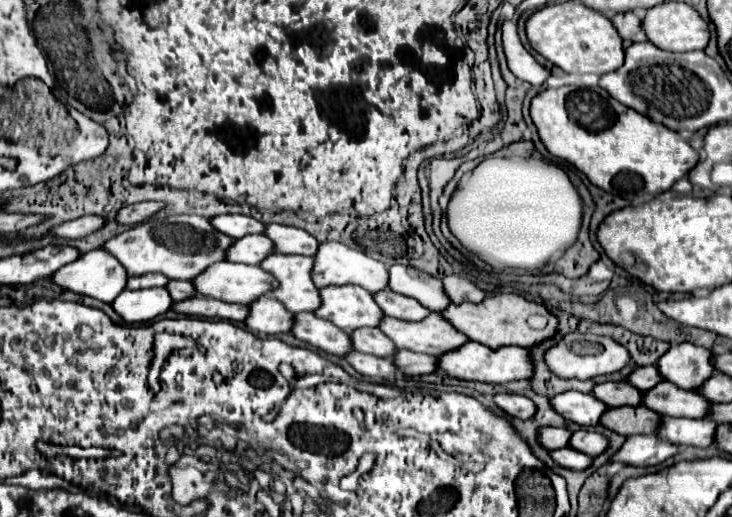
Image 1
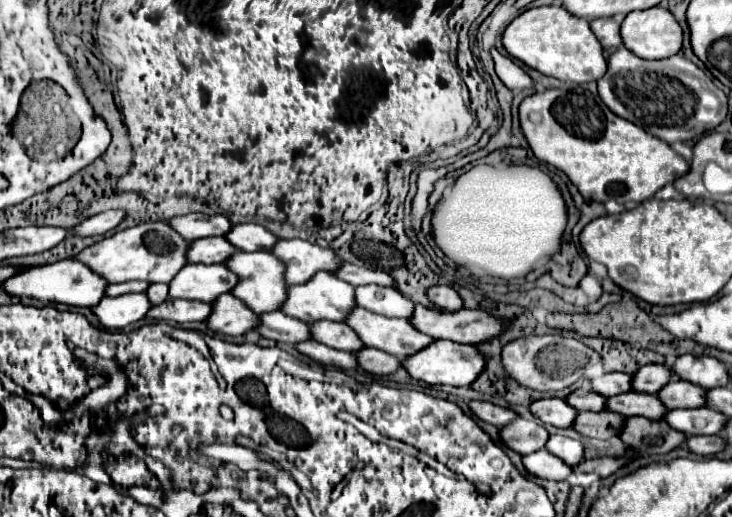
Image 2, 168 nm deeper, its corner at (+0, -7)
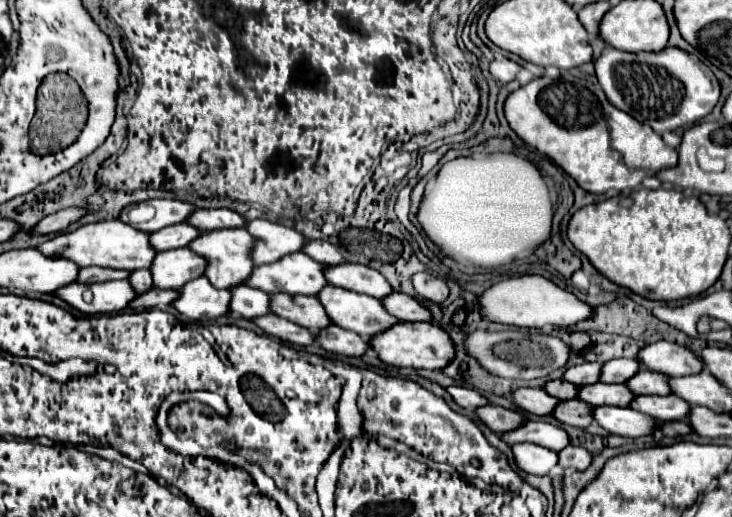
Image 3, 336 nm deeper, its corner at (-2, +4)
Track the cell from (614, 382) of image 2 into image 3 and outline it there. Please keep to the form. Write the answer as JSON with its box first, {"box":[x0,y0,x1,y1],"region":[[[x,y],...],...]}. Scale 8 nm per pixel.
{"box":[565,364,601,384],"region":[[[579,364],[579,366],[569,366],[565,370],[565,380],[569,380],[571,384],[595,384],[599,380],[599,370],[601,370],[601,364]]]}

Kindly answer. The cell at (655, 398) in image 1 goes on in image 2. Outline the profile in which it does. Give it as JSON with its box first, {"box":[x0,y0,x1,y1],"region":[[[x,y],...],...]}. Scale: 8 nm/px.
{"box":[607,391,669,421],"region":[[[629,391],[607,399],[607,411],[615,411],[625,417],[641,415],[657,421],[663,419],[663,415],[667,415],[669,409],[663,407],[663,401],[659,401],[657,395],[639,395],[639,391]]]}

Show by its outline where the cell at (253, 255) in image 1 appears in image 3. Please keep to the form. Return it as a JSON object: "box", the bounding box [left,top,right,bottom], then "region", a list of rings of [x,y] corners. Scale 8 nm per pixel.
{"box":[149,224,201,250],"region":[[[173,224],[173,228],[161,228],[157,232],[149,234],[149,244],[153,244],[153,250],[173,250],[187,246],[191,240],[195,240],[201,232],[197,228],[191,228],[185,224]]]}

